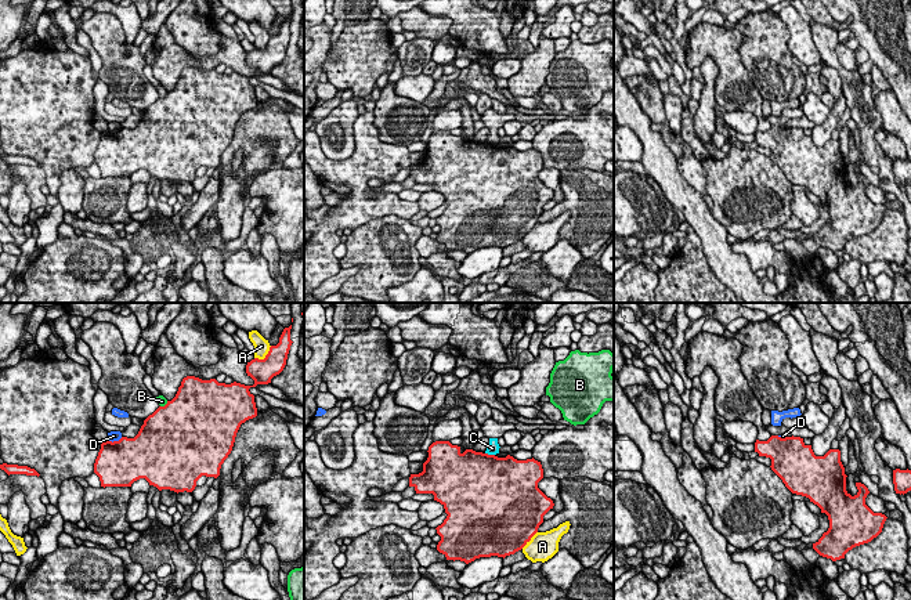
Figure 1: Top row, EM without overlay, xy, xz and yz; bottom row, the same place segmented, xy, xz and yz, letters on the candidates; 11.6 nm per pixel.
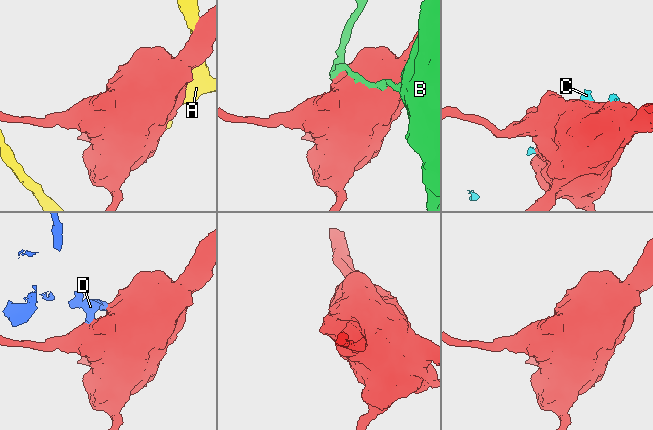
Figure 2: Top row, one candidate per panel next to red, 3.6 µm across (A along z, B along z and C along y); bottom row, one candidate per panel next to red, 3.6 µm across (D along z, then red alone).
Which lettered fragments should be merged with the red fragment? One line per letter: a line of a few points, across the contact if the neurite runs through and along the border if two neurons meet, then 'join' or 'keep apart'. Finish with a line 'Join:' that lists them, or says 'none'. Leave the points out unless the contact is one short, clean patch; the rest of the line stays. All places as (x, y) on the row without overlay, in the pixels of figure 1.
A: keep apart
B: keep apart
C: keep apart
D: keep apart
Join: none

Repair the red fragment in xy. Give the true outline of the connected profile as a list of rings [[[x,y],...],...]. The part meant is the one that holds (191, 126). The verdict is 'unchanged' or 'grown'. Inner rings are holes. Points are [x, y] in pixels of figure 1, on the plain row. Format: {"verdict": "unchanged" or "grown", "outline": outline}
{"verdict": "unchanged", "outline": [[[292,15],[283,19],[279,33],[270,37],[264,50],[254,48],[247,53],[246,64],[254,71],[253,76],[187,66],[176,87],[149,105],[134,129],[122,127],[119,131],[102,133],[94,153],[101,177],[131,177],[134,171],[145,169],[159,181],[170,180],[178,184],[192,182],[202,166],[217,169],[221,155],[232,141],[241,115],[257,106],[254,86],[249,79],[271,73],[286,55],[293,33],[290,19]]]}

